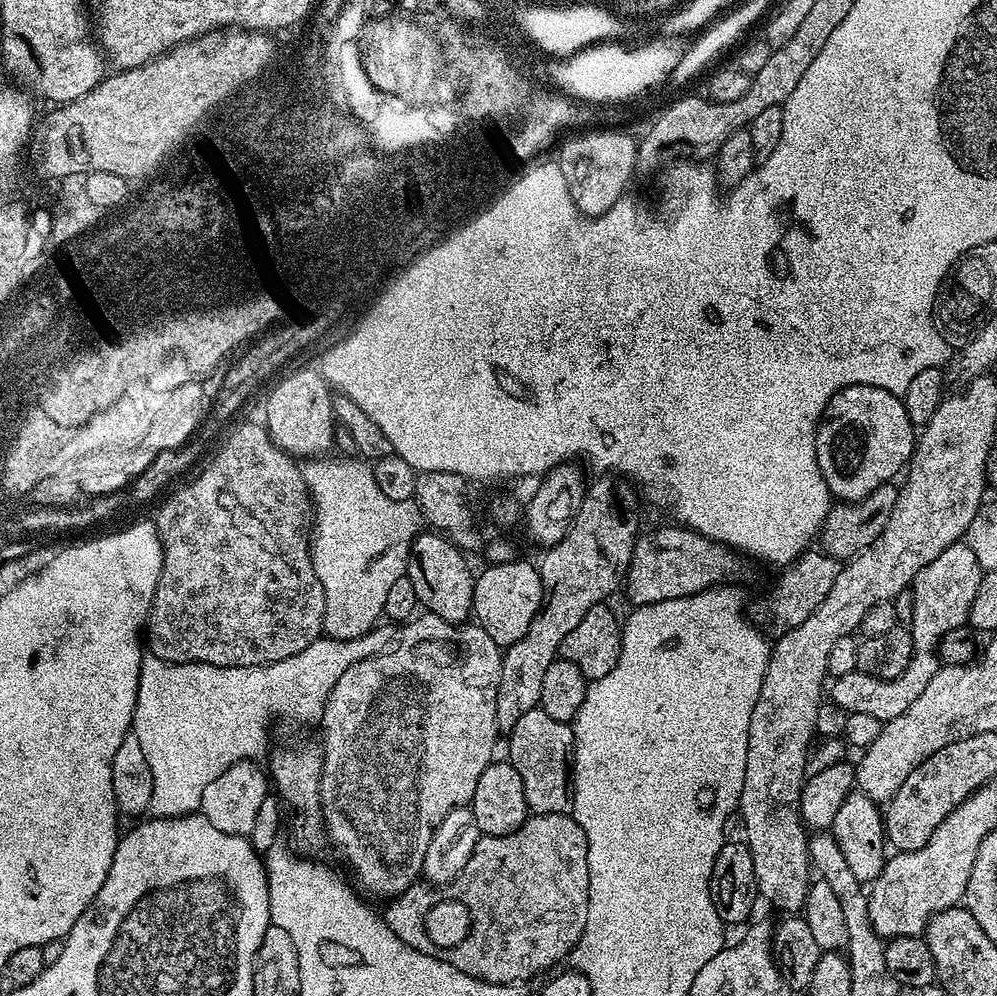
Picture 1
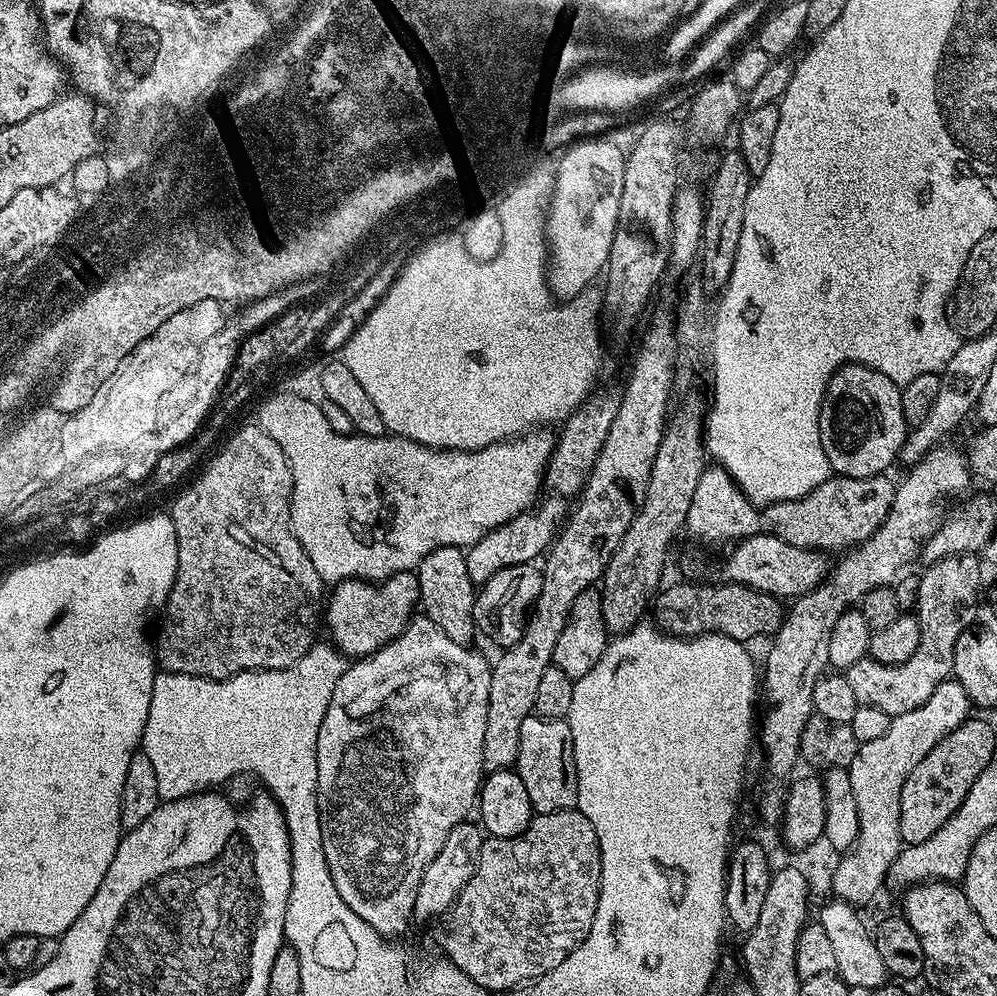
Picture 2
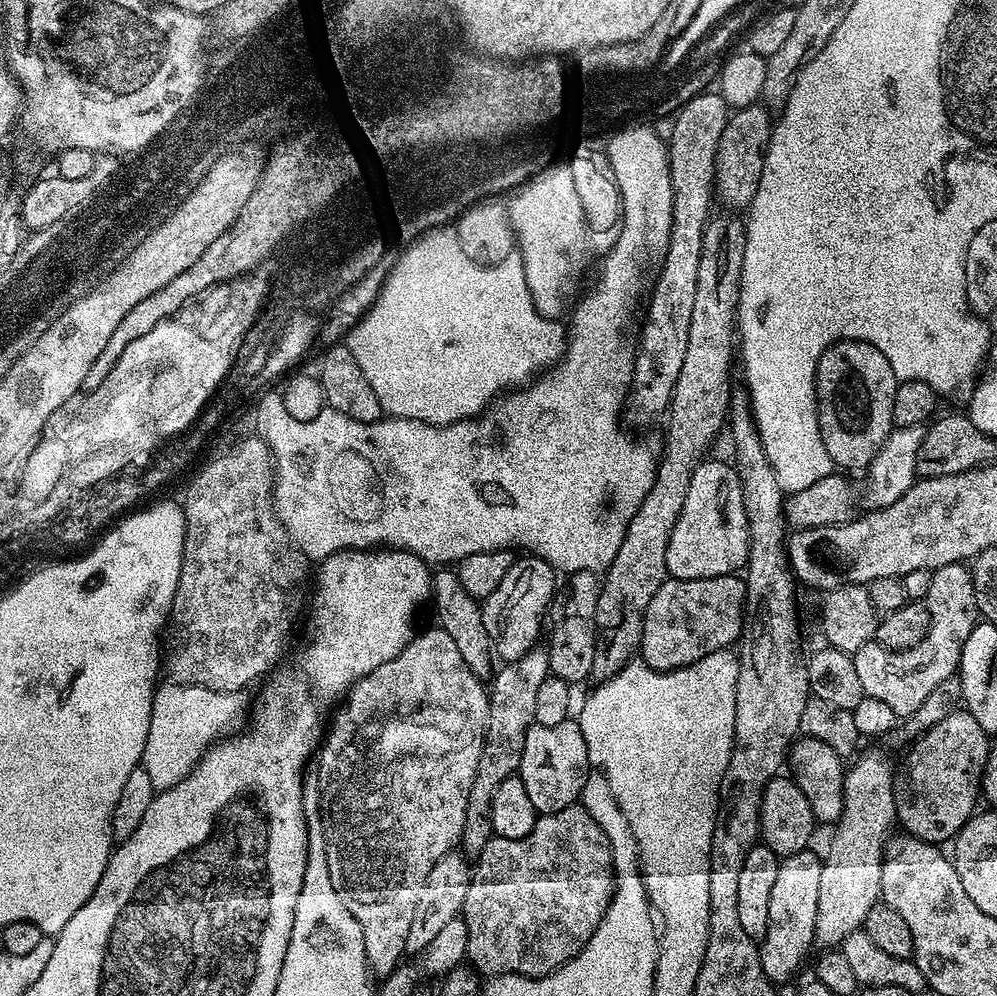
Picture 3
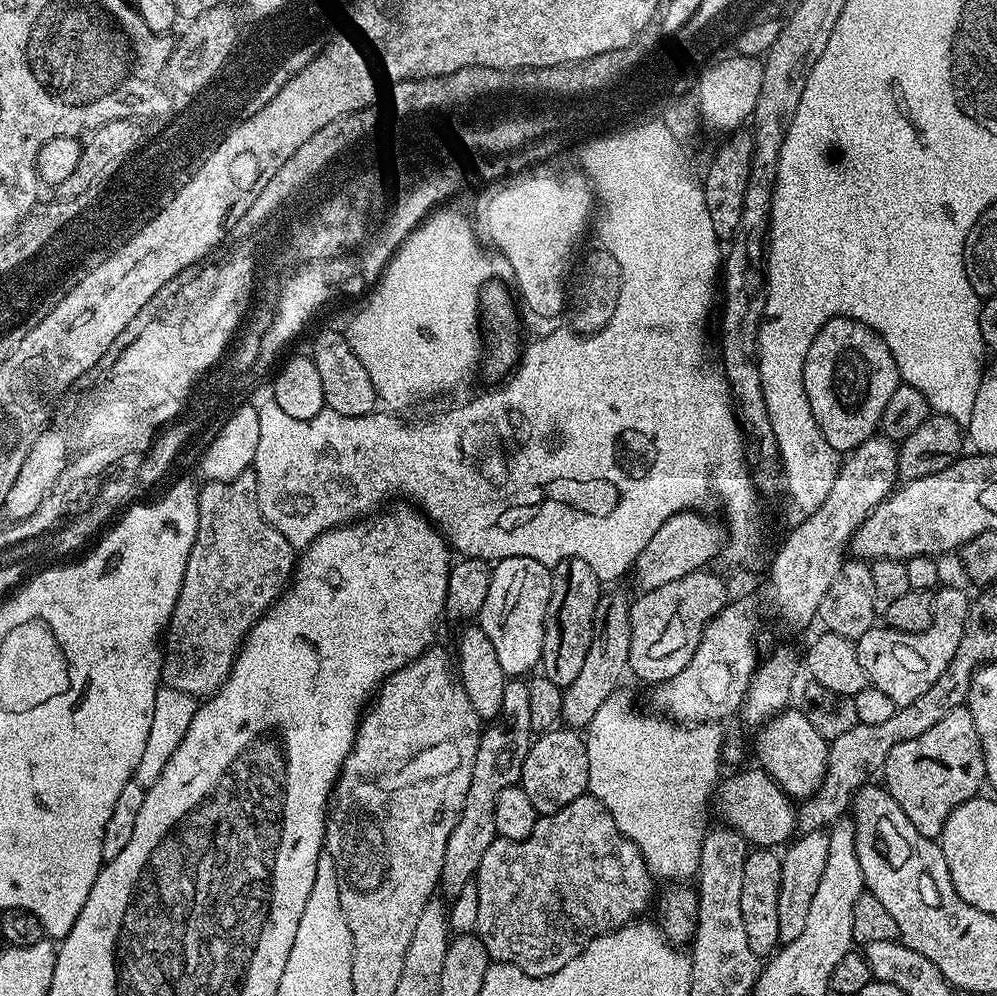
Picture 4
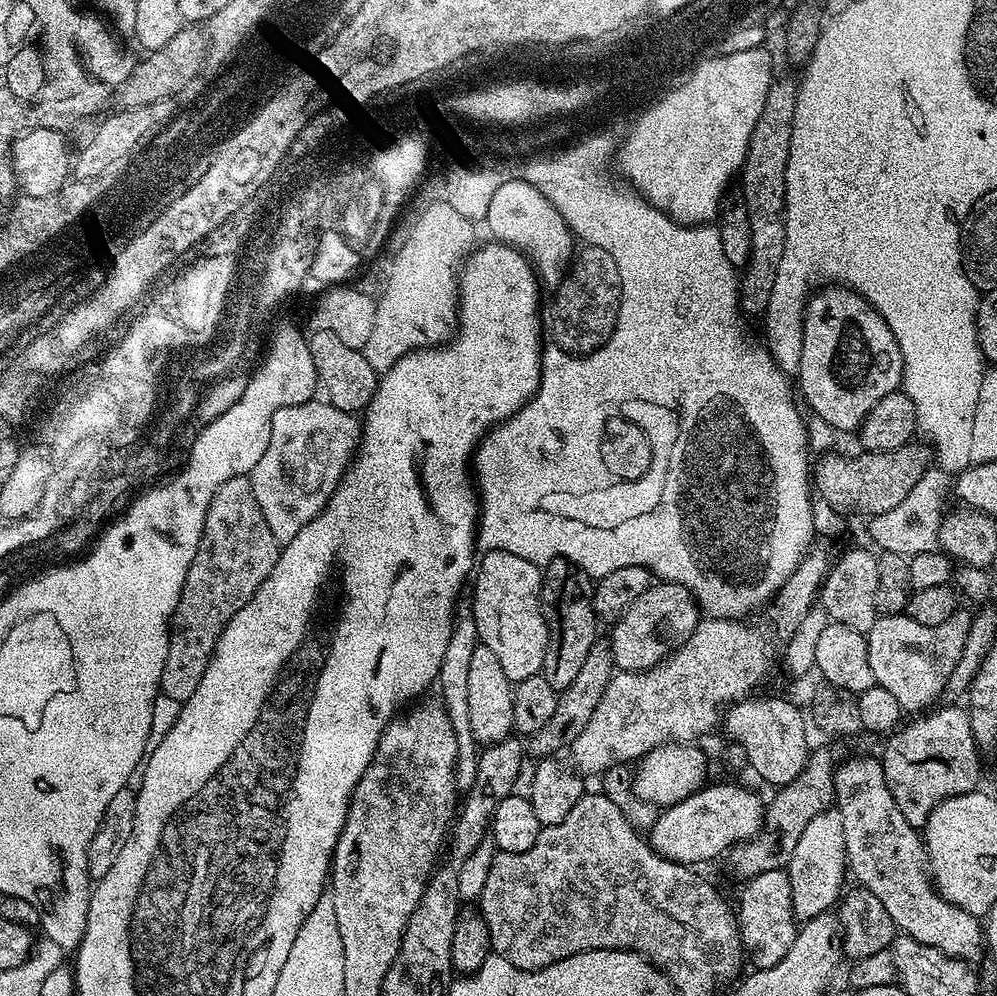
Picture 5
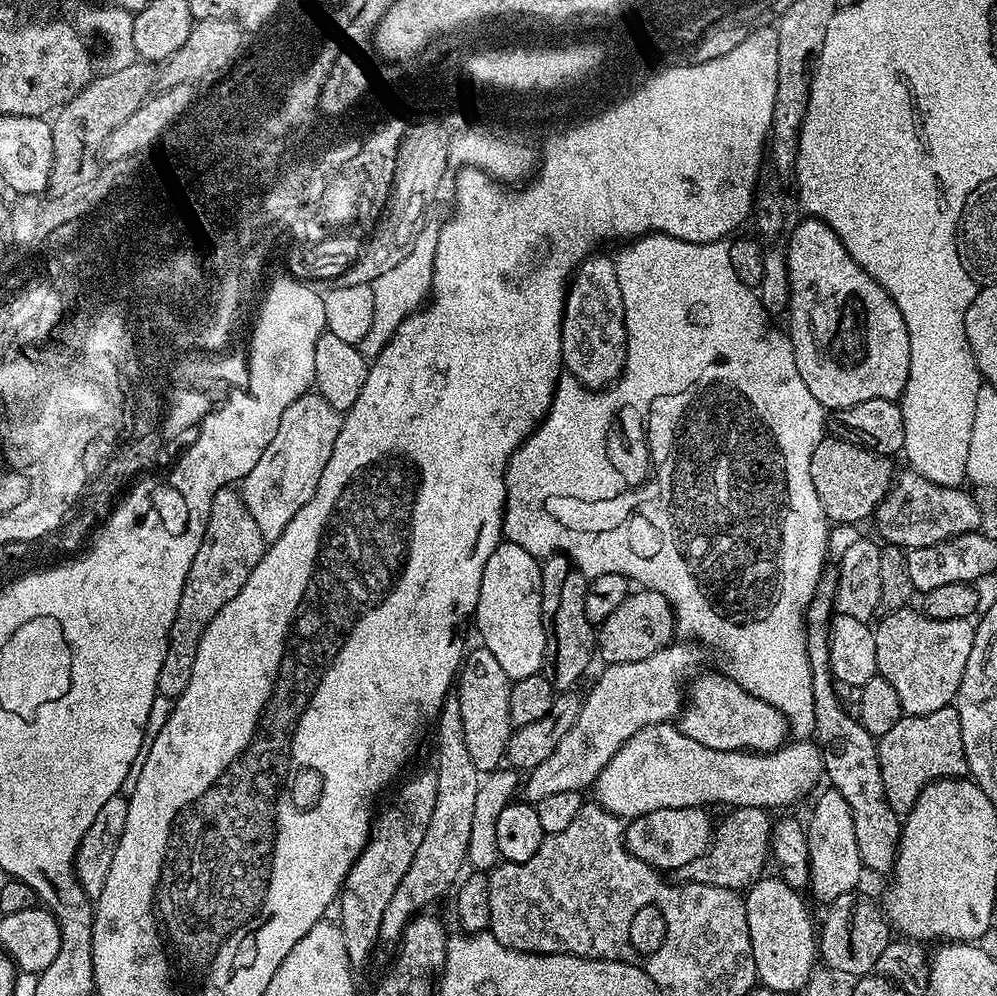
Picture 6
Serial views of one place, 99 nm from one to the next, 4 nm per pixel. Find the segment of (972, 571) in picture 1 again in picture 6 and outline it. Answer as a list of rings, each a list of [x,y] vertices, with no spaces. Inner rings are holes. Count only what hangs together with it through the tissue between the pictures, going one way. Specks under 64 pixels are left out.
[[[912,606],[887,613],[883,619],[874,628],[878,646],[876,671],[894,686],[904,715],[934,714],[934,710],[949,707],[966,671],[970,646],[974,646],[975,623],[962,618],[935,620]]]

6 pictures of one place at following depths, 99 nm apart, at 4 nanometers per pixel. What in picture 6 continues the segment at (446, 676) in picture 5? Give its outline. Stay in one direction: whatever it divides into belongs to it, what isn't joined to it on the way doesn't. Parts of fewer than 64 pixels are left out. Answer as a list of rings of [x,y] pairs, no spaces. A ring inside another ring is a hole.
[[[449,695],[440,707],[440,715],[434,721],[436,727],[436,797],[434,798],[434,814],[430,814],[430,826],[426,826],[426,834],[422,834],[422,846],[418,846],[418,854],[414,854],[414,862],[410,862],[410,870],[402,874],[402,882],[398,882],[398,890],[394,890],[394,898],[390,898],[390,906],[386,906],[386,914],[382,914],[380,927],[381,941],[399,941],[413,916],[427,912],[444,895],[453,891],[454,885],[461,879],[468,859],[470,846],[470,826],[474,826],[474,802],[478,795],[478,786],[482,779],[480,773],[466,751],[466,734],[462,731],[462,710],[458,710],[458,698]]]

